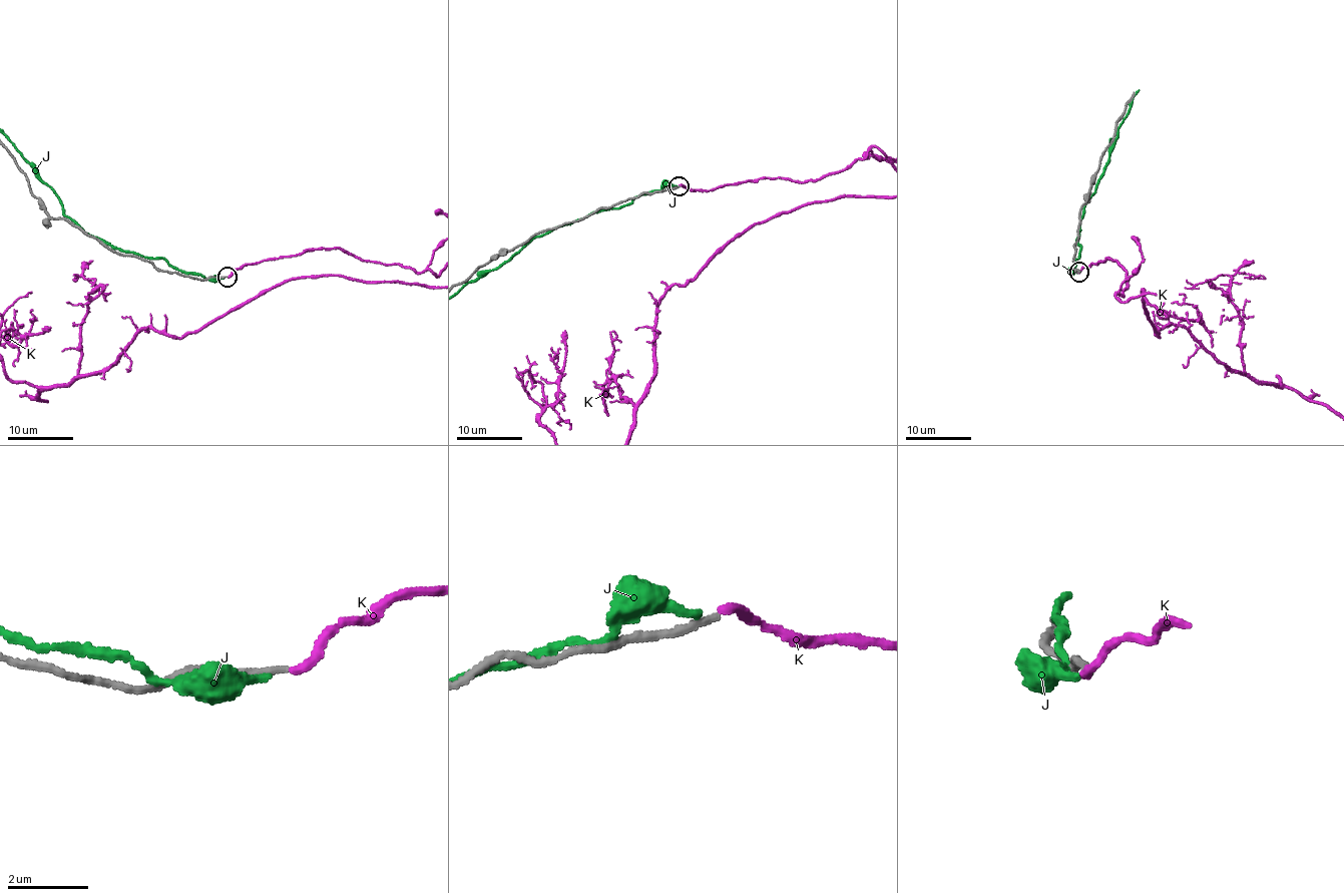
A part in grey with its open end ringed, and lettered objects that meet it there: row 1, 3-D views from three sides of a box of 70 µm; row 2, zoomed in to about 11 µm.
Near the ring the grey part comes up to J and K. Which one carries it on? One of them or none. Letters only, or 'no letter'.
no letter

